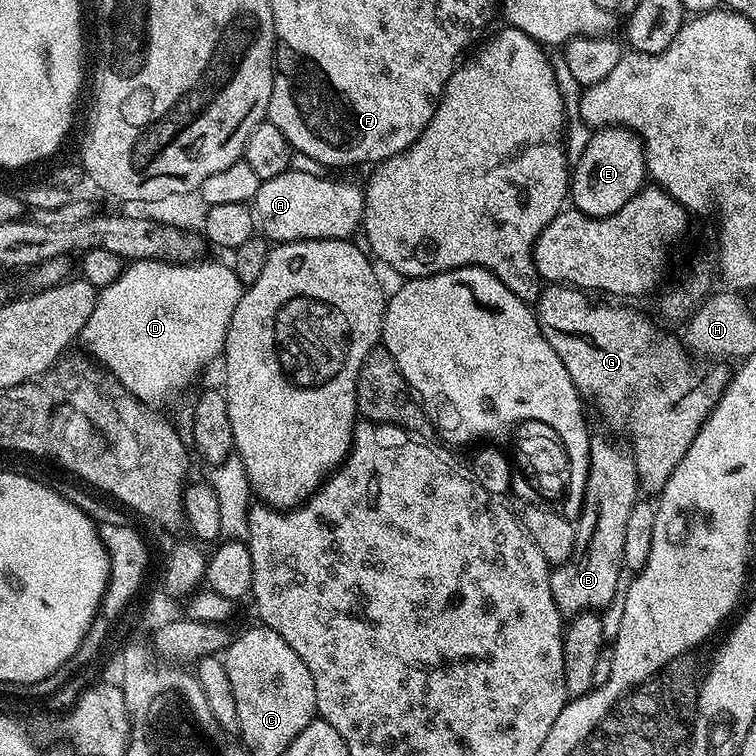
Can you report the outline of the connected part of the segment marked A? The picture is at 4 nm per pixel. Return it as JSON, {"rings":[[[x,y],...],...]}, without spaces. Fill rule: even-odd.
{"rings":[[[289,170],[269,180],[261,180],[254,201],[259,231],[269,241],[347,240],[357,235],[364,223],[364,191],[348,180],[327,180],[312,172]]]}

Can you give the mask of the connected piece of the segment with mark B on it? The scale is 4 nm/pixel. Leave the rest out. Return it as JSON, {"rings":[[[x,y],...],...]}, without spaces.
{"rings":[[[593,439],[588,459],[588,477],[580,515],[575,517],[576,541],[570,558],[564,564],[555,565],[548,573],[550,594],[554,594],[554,606],[558,606],[561,616],[571,618],[580,612],[603,610],[610,606],[618,590],[618,582],[622,579],[624,559],[622,545],[626,539],[626,521],[630,518],[630,510],[638,502],[638,481],[636,467],[631,451],[627,447],[619,448],[608,440]]]}

